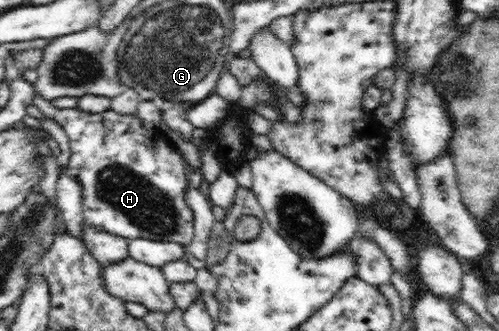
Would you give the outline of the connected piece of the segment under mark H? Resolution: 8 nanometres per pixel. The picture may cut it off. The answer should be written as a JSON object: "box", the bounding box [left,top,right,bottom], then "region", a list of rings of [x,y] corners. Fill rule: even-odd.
{"box":[32,94,194,245],"region":[[[39,94],[34,95],[32,102],[70,138],[70,163],[65,169],[82,186],[83,216],[87,225],[96,231],[125,237],[126,240],[143,237],[152,241],[174,241],[189,245],[194,239],[194,212],[186,202],[184,191],[188,187],[188,165],[180,152],[174,153],[174,147],[170,149],[164,143],[154,145],[138,115],[118,114],[112,109],[90,113],[77,107],[56,108]]]}

